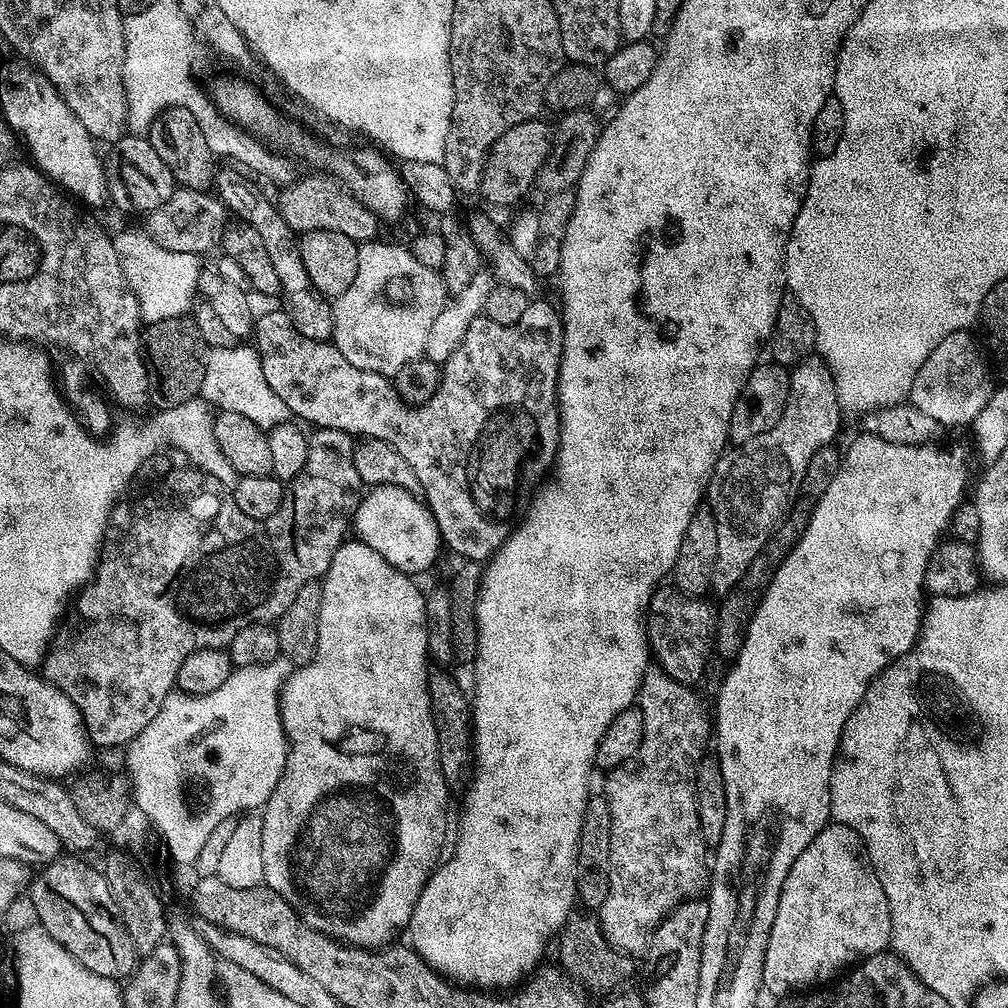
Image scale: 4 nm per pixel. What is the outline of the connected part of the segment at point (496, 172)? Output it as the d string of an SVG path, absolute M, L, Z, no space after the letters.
M542 118L527 120L512 126L500 136L488 153L484 166L481 197L496 206L510 206L522 199L535 185L539 172L551 152L553 129Z

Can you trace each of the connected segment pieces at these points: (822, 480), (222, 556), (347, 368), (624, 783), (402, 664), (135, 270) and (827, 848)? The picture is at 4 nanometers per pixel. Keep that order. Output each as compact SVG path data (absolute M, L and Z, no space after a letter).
M831 443L814 450L814 458L810 458L810 466L806 466L806 474L800 483L799 495L793 499L784 519L777 524L776 531L764 543L764 549L753 558L752 564L738 582L735 590L719 601L720 609L716 608L714 612L714 648L717 648L722 655L728 656L727 658L735 657L744 645L744 635L748 632L748 624L752 621L752 615L756 613L762 593L770 586L776 567L783 562L788 551L795 546L796 541L804 533L804 528L808 525L808 517L816 507L817 498L824 493L826 486L830 486L834 474L840 469L842 452L836 447L835 443Z
M194 467L182 469L173 468L166 471L164 481L157 488L152 488L149 492L144 492L141 496L136 496L133 500L121 498L112 506L112 512L108 515L108 524L104 527L104 538L100 542L100 551L96 561L95 569L90 579L83 585L79 593L80 601L76 608L80 611L80 629L73 638L68 629L64 628L60 633L53 635L50 640L50 647L44 653L42 661L43 679L66 694L70 702L74 702L80 717L84 719L84 731L88 733L88 739L93 745L100 748L116 748L127 746L136 739L150 722L154 722L154 714L162 710L166 698L172 695L176 688L176 675L178 666L194 654L194 650L203 648L223 648L227 649L231 640L243 627L257 623L260 612L264 612L264 596L268 596L268 580L272 580L272 552L264 548L264 540L260 540L260 532L256 532L256 524L252 524L254 518L244 520L242 510L234 502L231 491L222 486L216 478L210 478L202 470Z
M540 299L529 303L526 314L514 326L498 326L498 322L490 322L485 315L474 318L460 348L443 363L440 385L428 404L407 404L400 399L389 377L346 362L342 350L328 340L298 334L283 310L255 317L254 347L270 390L282 398L284 408L297 421L305 420L316 428L333 428L353 438L364 436L369 441L388 444L406 460L418 478L423 499L436 519L447 551L449 548L457 552L468 562L487 562L512 535L517 523L516 487L520 484L520 467L524 464L525 478L536 484L540 475L556 464L560 450L558 389L560 360L564 357L564 322L557 309L555 312Z
M658 666L649 667L644 673L644 679L640 682L640 691L638 693L638 707L640 713L644 716L644 741L638 750L635 761L631 766L623 768L613 768L607 773L608 785L602 788L603 795L608 797L610 814L612 815L612 829L615 831L615 839L612 839L612 859L616 863L616 872L611 874L610 894L606 894L606 902L598 910L598 919L600 929L604 931L604 936L617 949L627 949L626 946L631 940L647 941L651 937L652 931L659 926L661 920L672 911L676 905L681 904L683 900L690 900L701 895L706 881L710 876L710 848L704 845L704 836L700 833L700 812L696 809L696 787L698 781L696 778L696 767L700 764L701 756L705 755L706 748L704 743L710 740L710 716L704 713L704 708L700 705L700 700L691 692L693 690L687 683L679 683L665 674Z
M359 538L349 539L340 545L329 564L328 572L322 577L322 610L318 622L318 646L314 658L306 665L297 667L285 681L281 693L280 716L284 722L284 733L288 736L288 761L278 786L270 794L268 803L262 809L262 866L263 883L274 889L286 902L290 902L299 916L312 928L327 936L361 948L379 949L387 945L396 931L407 929L414 906L428 877L437 867L436 855L448 828L448 788L440 769L438 734L432 717L432 703L428 693L430 657L427 646L427 614L425 593L415 584L413 577L400 572L378 550L364 544Z
M144 230L117 235L114 243L122 274L126 274L128 284L136 292L140 315L145 321L183 316L193 307L192 295L197 295L196 283L202 271L200 256L166 250L166 246L158 246Z
M829 823L816 835L814 842L794 858L794 866L790 866L790 874L786 874L778 914L774 914L774 926L766 946L763 987L767 991L769 988L776 998L784 998L797 990L827 985L861 960L869 960L885 951L891 942L890 902L886 902L886 890L882 890L866 859L863 841L850 826Z

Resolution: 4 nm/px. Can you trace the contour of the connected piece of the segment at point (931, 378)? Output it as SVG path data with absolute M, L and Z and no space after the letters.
M969 329L948 334L927 356L911 383L909 403L933 418L938 426L973 423L996 389L990 374L991 365L988 366L972 334Z

